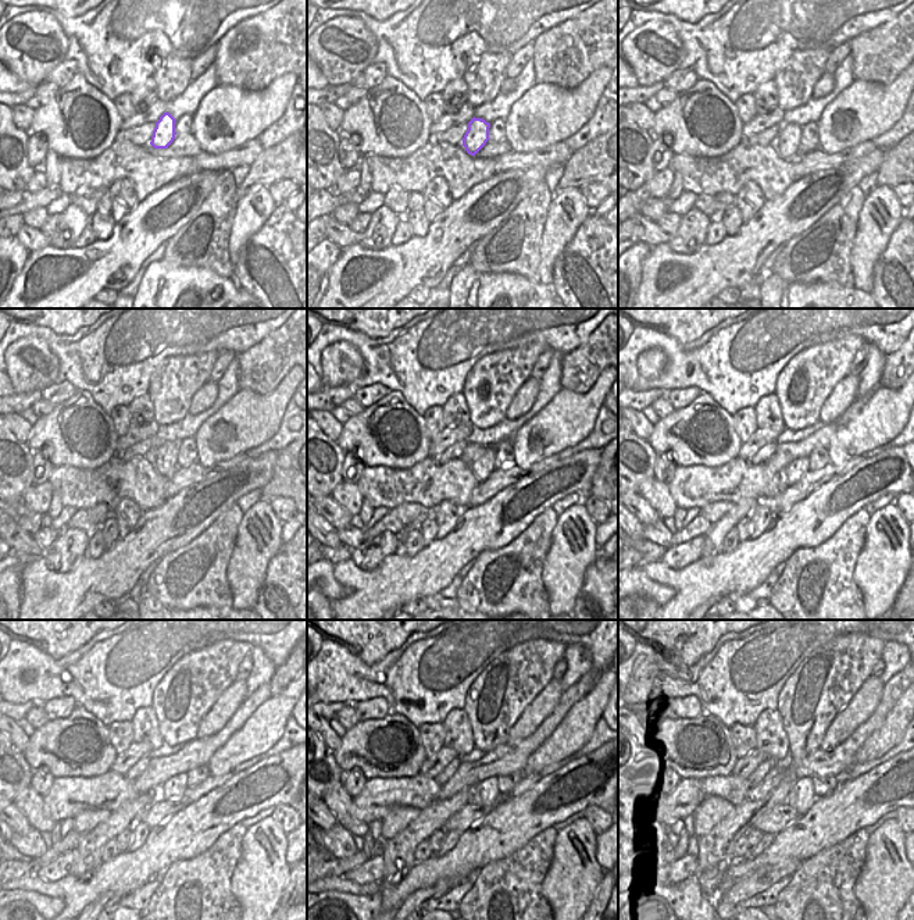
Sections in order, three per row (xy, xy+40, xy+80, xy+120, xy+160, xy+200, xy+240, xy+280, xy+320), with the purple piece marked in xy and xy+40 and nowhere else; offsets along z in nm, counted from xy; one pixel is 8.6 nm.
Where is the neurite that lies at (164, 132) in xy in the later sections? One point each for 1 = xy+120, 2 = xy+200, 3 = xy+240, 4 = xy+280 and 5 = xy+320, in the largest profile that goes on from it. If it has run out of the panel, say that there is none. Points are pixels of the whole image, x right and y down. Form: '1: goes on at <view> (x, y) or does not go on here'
1: goes on at xy+120 (167, 452)
2: goes on at xy+200 (795, 470)
3: goes on at xy+240 (175, 785)
4: goes on at xy+280 (485, 794)
5: goes on at xy+320 (802, 797)

